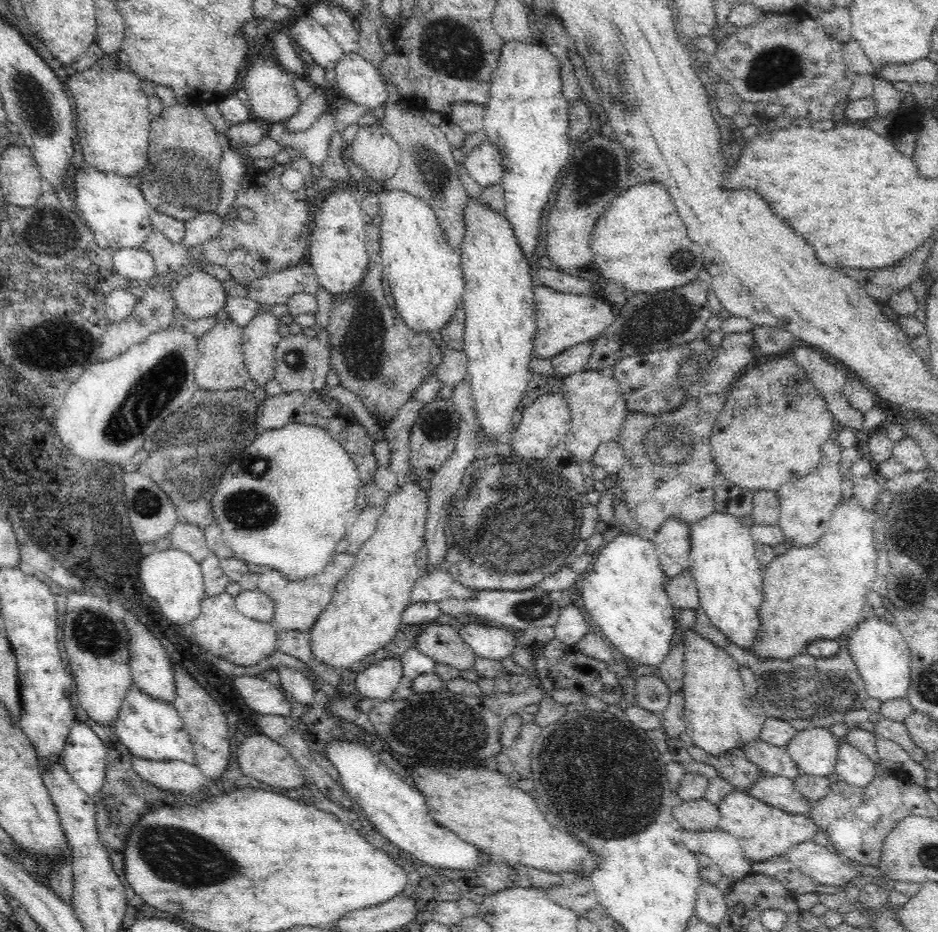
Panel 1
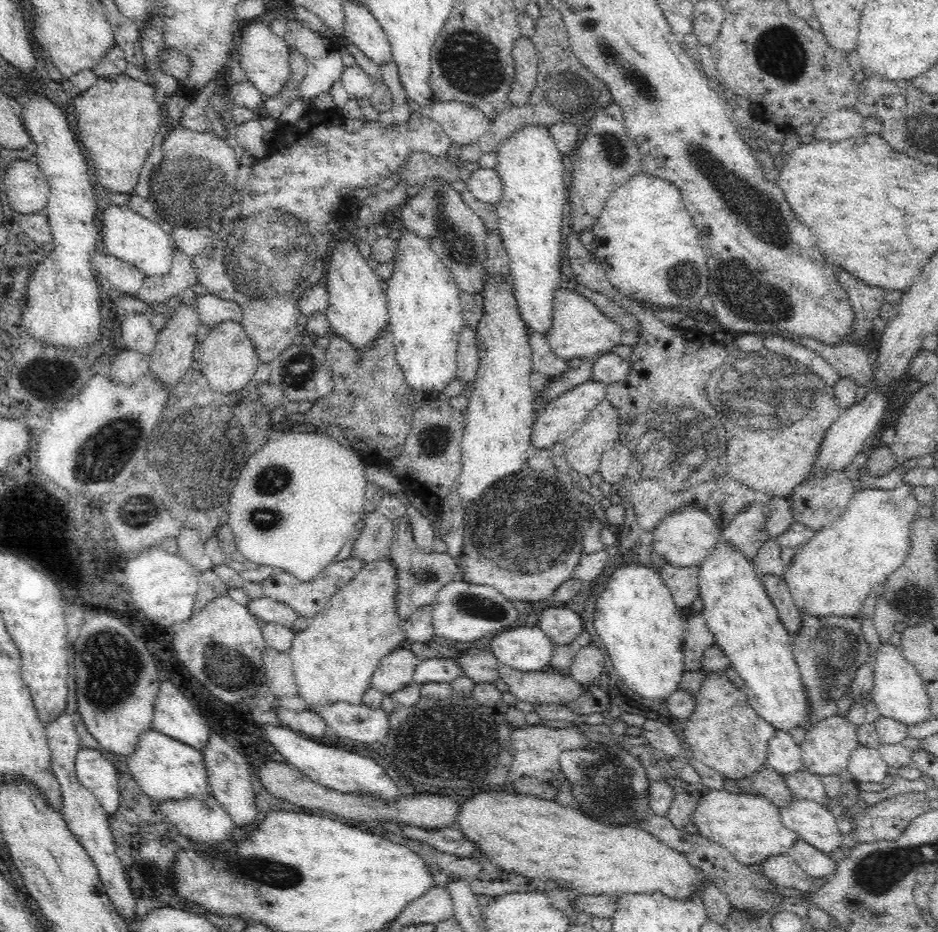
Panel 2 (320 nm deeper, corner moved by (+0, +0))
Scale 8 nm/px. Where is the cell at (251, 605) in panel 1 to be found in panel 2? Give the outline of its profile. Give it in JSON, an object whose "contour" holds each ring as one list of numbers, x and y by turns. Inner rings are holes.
{"contour":[[266,595,249,600,245,605,259,620,281,624,289,629,299,617,298,613,291,606,277,600,272,600]]}

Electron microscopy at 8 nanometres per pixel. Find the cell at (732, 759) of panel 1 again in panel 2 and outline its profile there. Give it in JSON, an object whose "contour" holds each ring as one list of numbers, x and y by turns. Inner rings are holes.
{"contour":[[764,766,749,777,726,779,725,789,733,793,748,793,765,796,780,808,787,807,794,798,786,781,774,769]]}

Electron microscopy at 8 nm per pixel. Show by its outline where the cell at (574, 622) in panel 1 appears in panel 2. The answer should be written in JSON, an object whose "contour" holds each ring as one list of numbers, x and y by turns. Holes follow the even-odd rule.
{"contour":[[568,606,548,607,541,612,536,625,555,645,570,644,580,634,582,617]]}

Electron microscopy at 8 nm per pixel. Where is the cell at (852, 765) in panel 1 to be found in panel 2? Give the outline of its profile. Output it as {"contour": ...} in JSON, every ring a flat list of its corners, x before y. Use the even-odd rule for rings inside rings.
{"contour":[[860,745,850,755,848,770,858,783,882,783,888,775,888,767,878,749]]}

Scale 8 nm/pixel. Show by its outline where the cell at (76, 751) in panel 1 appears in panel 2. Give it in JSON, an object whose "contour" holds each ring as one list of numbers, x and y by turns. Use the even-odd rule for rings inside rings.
{"contour":[[81,747,75,758,77,777,98,799,107,815,114,814,120,806,120,789,114,766,98,749]]}

